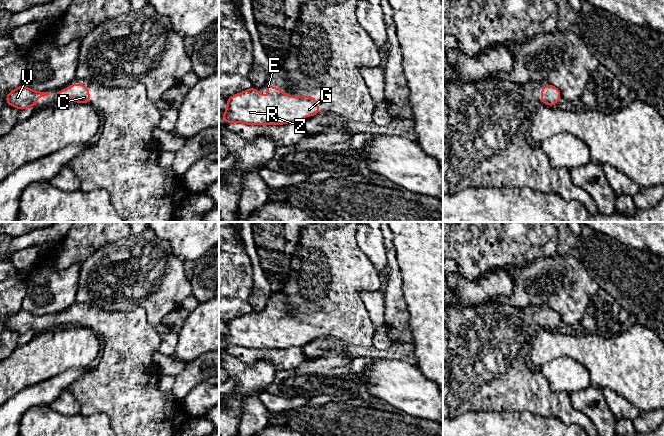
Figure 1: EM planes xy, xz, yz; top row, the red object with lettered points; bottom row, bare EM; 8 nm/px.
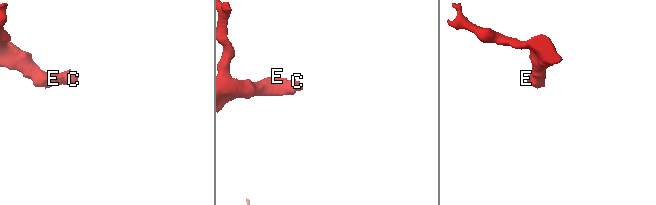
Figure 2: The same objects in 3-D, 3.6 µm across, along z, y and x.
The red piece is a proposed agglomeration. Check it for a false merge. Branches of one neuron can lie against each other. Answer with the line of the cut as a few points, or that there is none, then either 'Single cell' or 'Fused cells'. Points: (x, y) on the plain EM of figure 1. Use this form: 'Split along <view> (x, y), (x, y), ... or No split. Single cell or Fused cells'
No split. Single cell

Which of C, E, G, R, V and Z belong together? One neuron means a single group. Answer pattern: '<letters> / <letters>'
C E G R V Z

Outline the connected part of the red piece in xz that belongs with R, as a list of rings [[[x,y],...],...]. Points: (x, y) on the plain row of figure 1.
[[[270,308],[263,310],[264,316],[271,315],[271,320],[260,320],[257,312],[250,312],[227,322],[227,334],[222,337],[224,347],[243,347],[248,349],[282,349],[293,346],[302,347],[303,340],[315,340],[320,337],[319,329],[314,320],[293,320],[284,318],[279,311],[272,311]]]

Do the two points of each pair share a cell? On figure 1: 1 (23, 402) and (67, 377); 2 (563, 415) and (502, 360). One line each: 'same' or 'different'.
1: same
2: same

